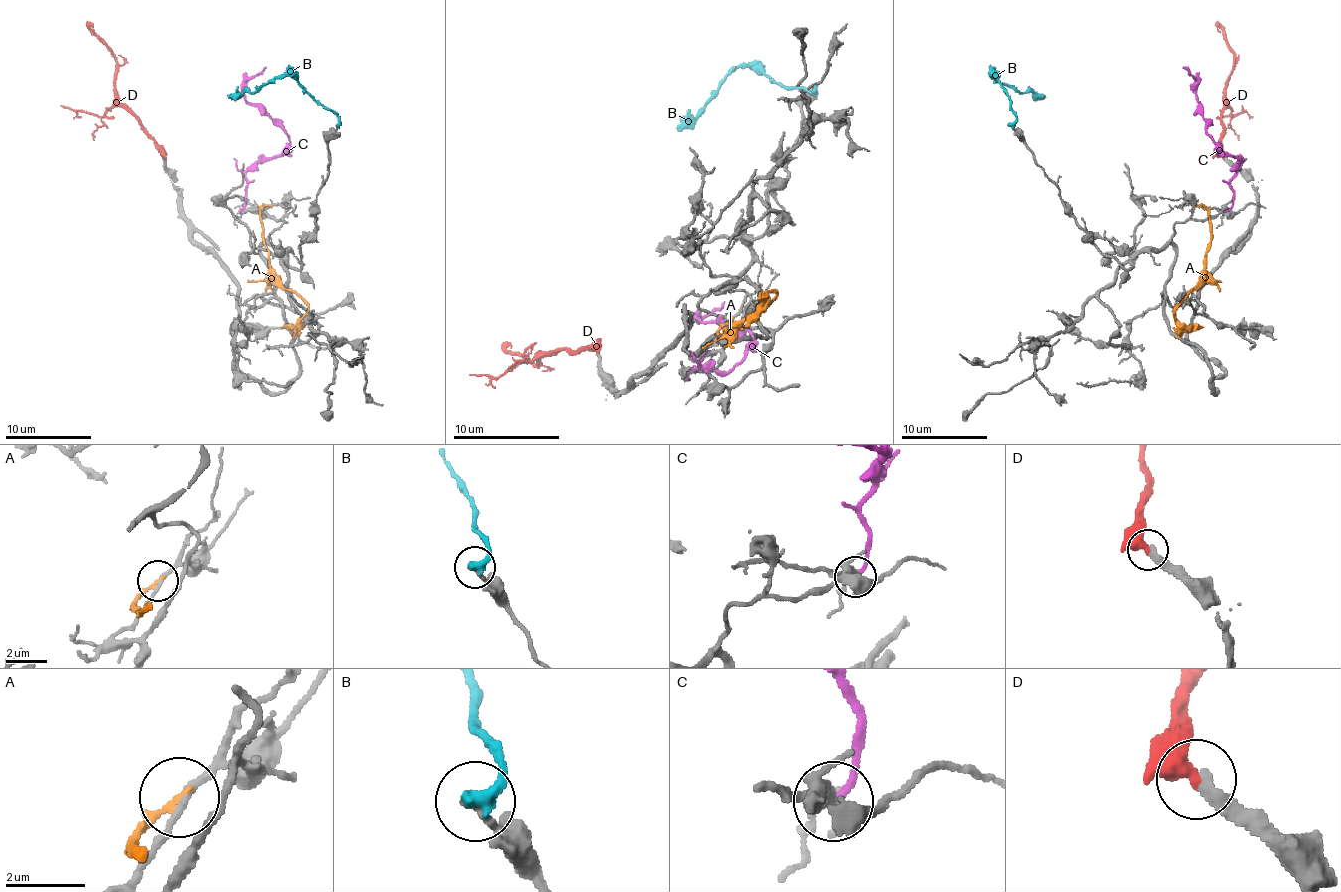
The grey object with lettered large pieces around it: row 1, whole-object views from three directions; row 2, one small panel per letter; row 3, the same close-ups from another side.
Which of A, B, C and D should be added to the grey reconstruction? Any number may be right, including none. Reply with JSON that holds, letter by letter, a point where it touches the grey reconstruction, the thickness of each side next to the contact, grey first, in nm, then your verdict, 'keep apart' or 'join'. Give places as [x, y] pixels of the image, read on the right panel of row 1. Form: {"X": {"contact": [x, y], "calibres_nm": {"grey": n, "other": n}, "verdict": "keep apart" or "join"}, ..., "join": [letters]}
{"A": {"contact": [1198, 205], "calibres_nm": {"grey": 170, "other": 190}, "verdict": "keep apart"}, "B": {"contact": [1011, 125], "calibres_nm": {"grey": 170, "other": 360}, "verdict": "keep apart"}, "C": {"contact": [1228, 211], "calibres_nm": {"grey": 220, "other": 240}, "verdict": "keep apart"}, "D": {"contact": [1223, 157], "calibres_nm": {"grey": 320, "other": 550}, "verdict": "join"}, "join": ["D"]}

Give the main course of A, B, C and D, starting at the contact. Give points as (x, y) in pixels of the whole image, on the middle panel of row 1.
A: (730, 319), (717, 333), (720, 335), (760, 311), (776, 293), (768, 293), (757, 303), (757, 314), (744, 327)
B: (813, 87), (813, 95), (797, 87), (781, 87), (757, 69), (741, 66), (677, 130)
C: (693, 357), (701, 367), (730, 370), (754, 343), (746, 330), (696, 319), (725, 301)
D: (597, 351), (594, 349), (541, 351), (536, 365), (501, 343)

